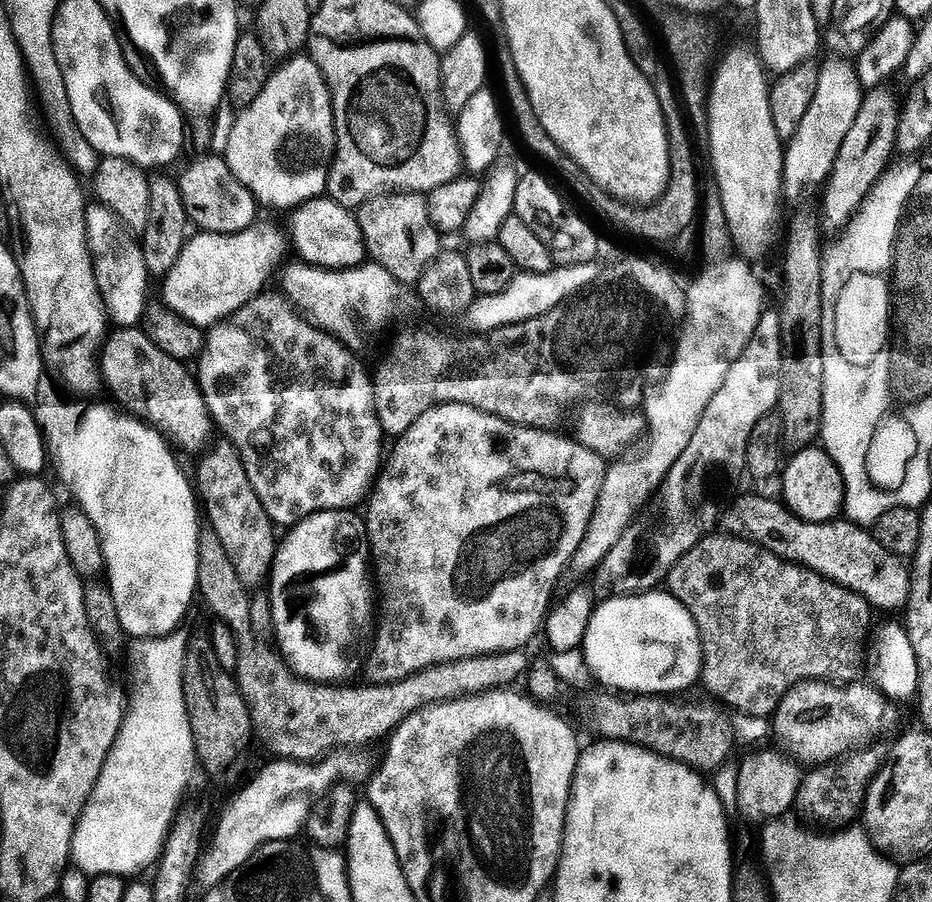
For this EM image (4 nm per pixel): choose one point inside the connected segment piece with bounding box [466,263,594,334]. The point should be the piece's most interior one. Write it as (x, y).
(528, 295)

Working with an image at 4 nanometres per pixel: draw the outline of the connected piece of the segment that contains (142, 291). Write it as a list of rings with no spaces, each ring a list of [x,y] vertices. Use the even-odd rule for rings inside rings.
[[[99,202],[85,207],[85,234],[90,245],[95,267],[95,286],[103,303],[108,303],[106,312],[112,315],[116,328],[134,328],[145,319],[144,303],[148,300],[150,277],[144,269],[144,257],[124,241],[125,229],[108,208]]]

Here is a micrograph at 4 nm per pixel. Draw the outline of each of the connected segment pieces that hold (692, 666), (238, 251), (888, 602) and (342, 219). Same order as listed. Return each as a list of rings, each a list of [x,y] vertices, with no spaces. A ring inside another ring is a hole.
[[[644,590],[641,596],[616,594],[613,600],[595,605],[582,643],[588,671],[605,684],[605,689],[620,694],[680,694],[701,679],[702,645],[700,631],[686,606],[667,590]]]
[[[253,226],[233,236],[217,232],[193,235],[163,279],[162,296],[167,311],[173,313],[180,308],[180,313],[184,312],[181,319],[192,316],[189,323],[208,330],[261,295],[268,280],[268,232],[260,227]]]
[[[847,518],[825,523],[828,528],[816,528],[816,532],[820,532],[820,570],[817,574],[856,592],[873,609],[885,608],[888,612],[903,609],[911,598],[913,573],[909,565],[907,568],[901,557],[882,547],[867,527],[853,524]]]
[[[331,198],[318,200],[305,200],[303,204],[295,209],[292,216],[292,244],[300,251],[299,259],[305,264],[315,264],[318,268],[334,268],[347,270],[359,268],[365,263],[366,249],[364,247],[364,235],[360,230],[359,219],[348,213],[345,205],[338,203]]]

